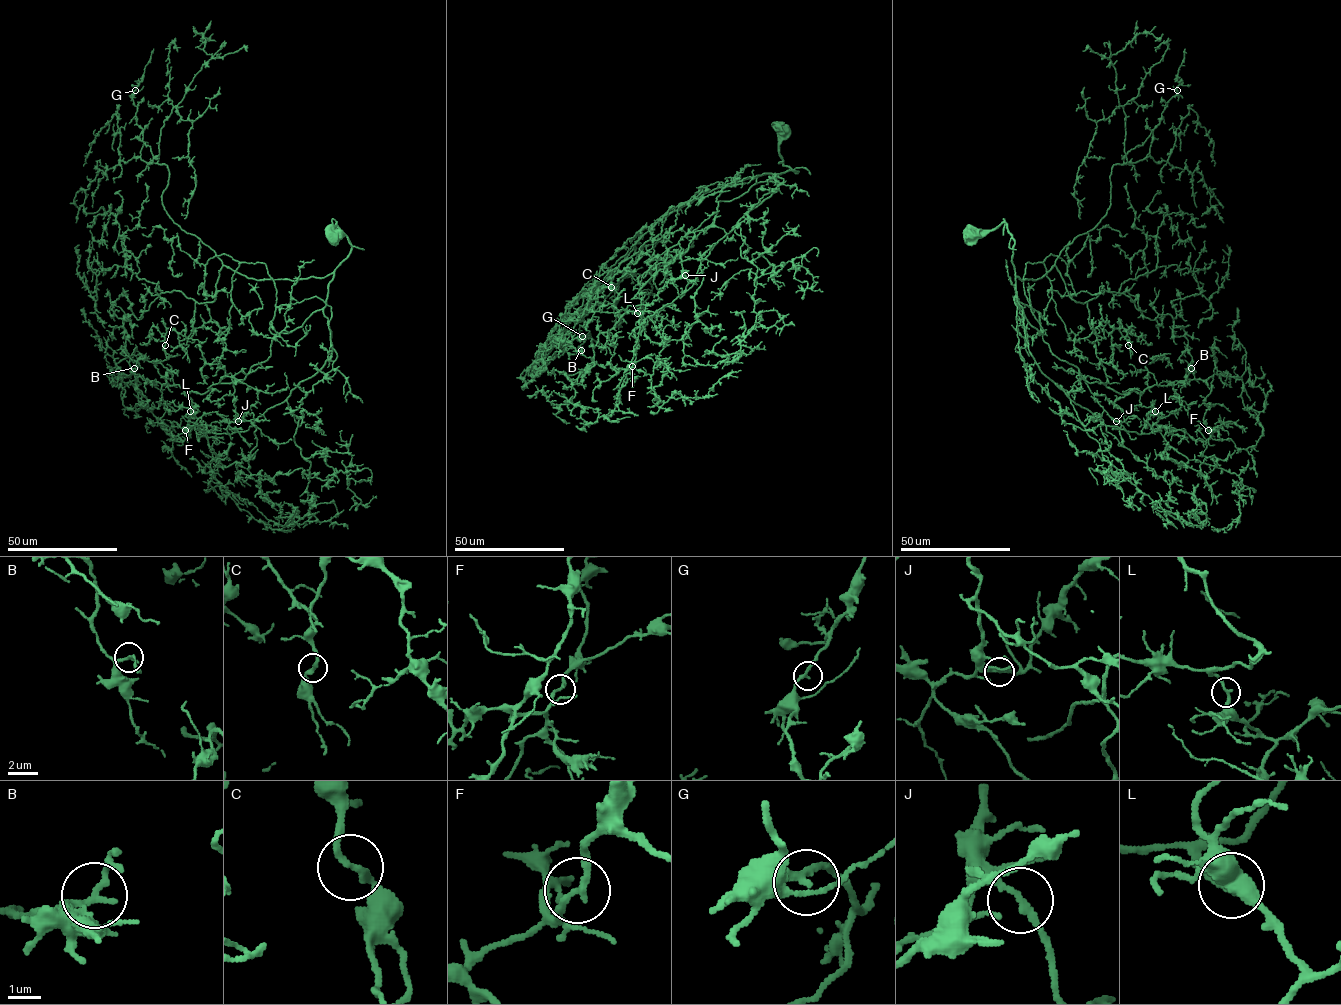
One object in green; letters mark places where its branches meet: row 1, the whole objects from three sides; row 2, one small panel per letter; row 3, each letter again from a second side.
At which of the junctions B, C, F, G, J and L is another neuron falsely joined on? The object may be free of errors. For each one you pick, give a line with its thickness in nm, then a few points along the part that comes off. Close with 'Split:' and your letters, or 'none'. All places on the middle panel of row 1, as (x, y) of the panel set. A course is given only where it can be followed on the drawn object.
Split: none

